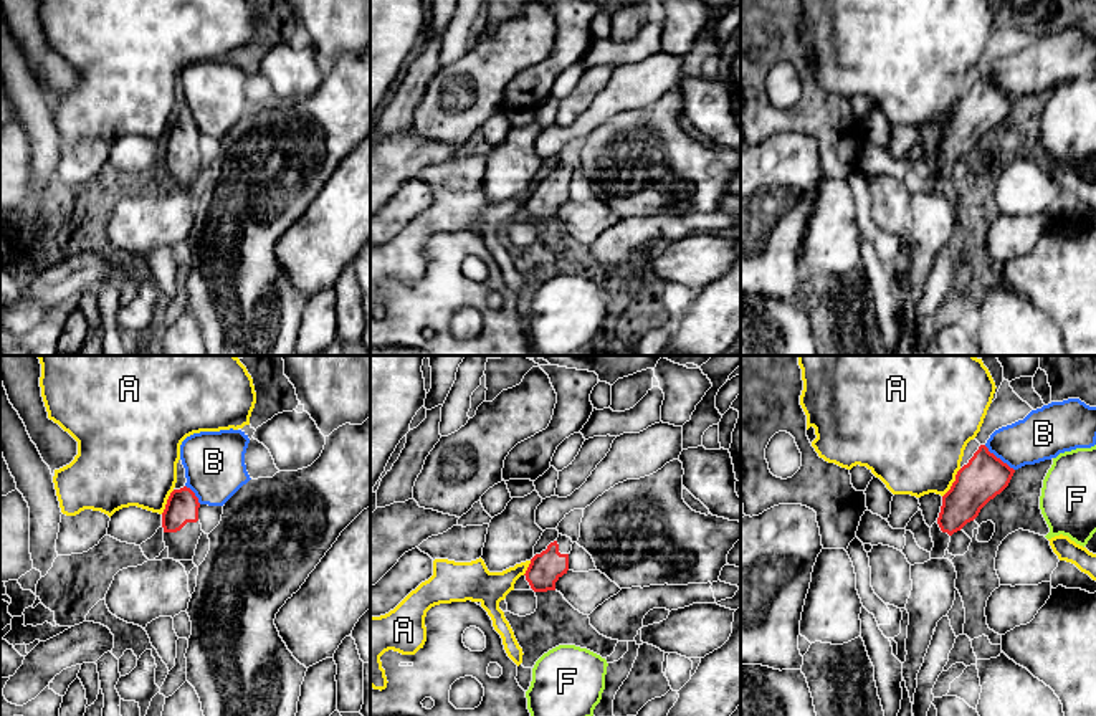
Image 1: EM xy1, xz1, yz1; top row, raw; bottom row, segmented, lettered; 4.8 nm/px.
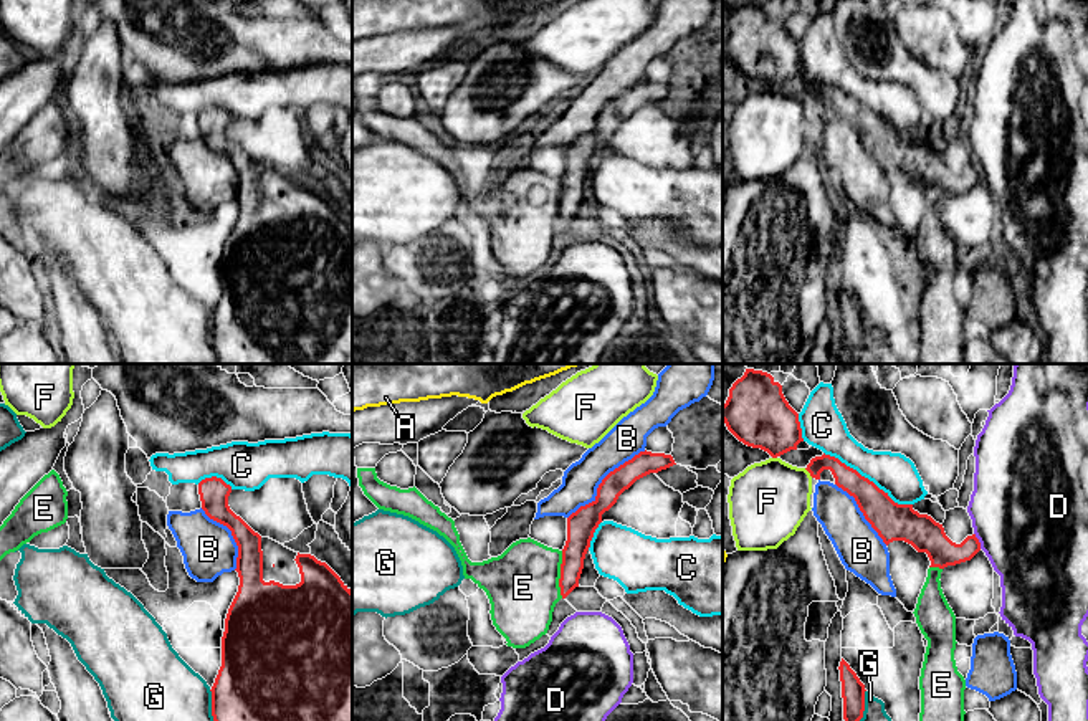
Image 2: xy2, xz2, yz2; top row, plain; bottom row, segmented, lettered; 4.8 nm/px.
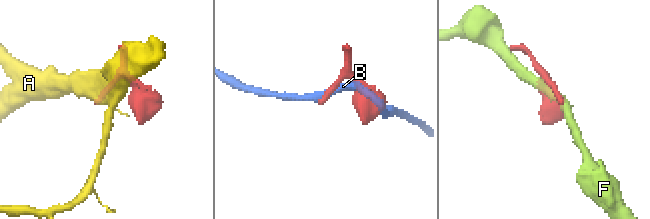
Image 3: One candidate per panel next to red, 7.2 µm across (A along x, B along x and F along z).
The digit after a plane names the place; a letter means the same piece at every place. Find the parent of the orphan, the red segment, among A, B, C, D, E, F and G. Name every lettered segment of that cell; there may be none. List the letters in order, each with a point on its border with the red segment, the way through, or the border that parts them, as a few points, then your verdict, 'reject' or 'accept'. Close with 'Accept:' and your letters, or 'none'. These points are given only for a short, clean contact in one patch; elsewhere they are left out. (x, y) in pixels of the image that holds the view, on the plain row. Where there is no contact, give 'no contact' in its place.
A: yz1 (953, 113) | reject
B: xz2 (602, 111) | reject
C: yz2 (867, 108) | reject
D: yz2 (978, 171) | along yz2 (974, 162), (981, 177) | reject
E: xz2 (561, 204) | reject
F: yz2 (809, 101) | along yz2 (804, 98), (812, 106) | reject
G: xy2 (212, 341) | along xy2 (209, 319), (214, 354), (219, 362) | reject
Accept: none

